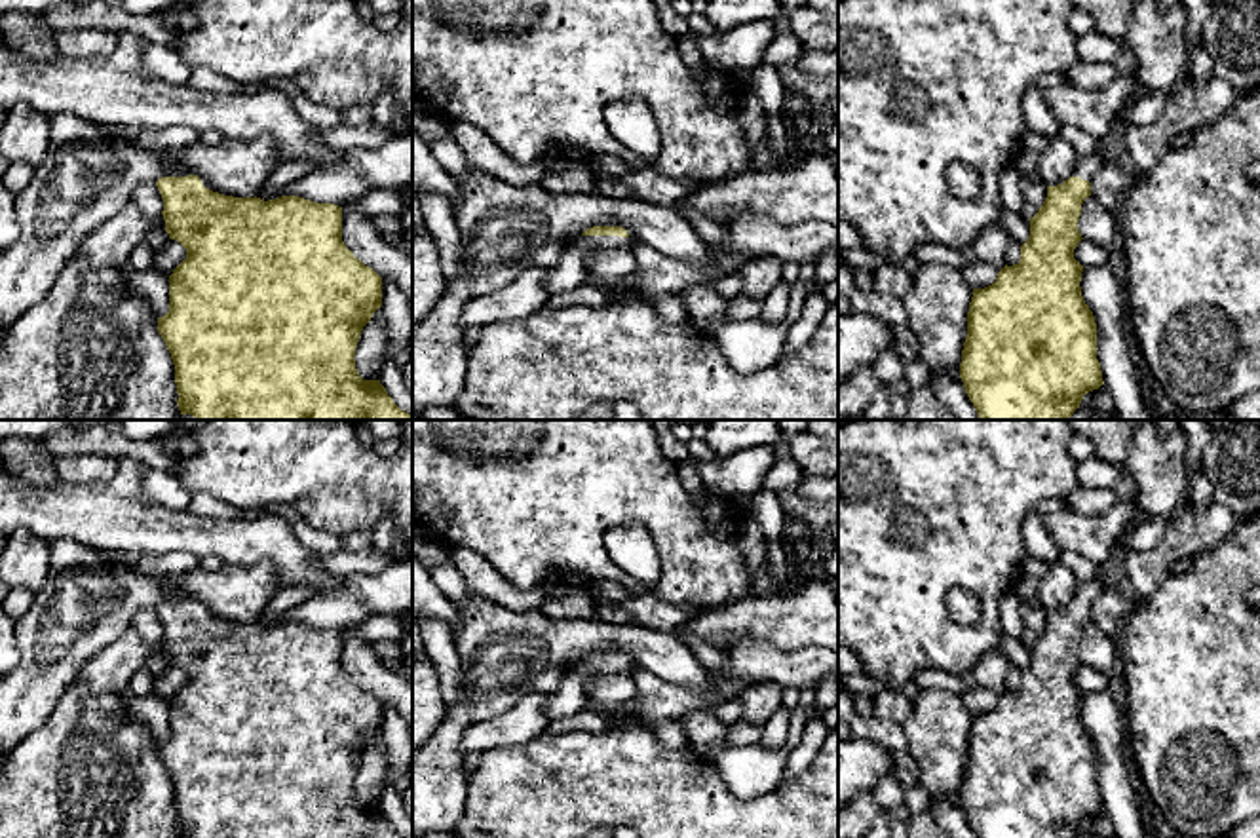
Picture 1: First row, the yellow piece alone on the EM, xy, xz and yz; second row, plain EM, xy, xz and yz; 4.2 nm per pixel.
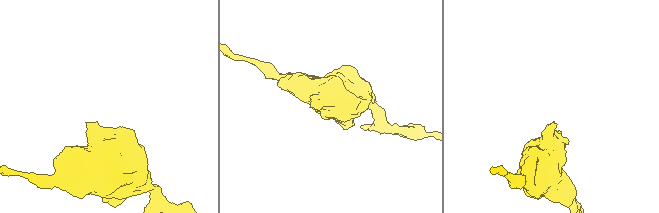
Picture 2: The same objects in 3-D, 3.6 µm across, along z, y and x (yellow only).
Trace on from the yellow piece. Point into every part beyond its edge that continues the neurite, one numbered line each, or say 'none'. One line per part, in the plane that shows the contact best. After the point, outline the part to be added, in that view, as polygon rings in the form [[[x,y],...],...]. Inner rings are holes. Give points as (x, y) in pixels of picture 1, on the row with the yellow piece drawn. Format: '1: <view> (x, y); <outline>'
1: xz (569, 270); [[[580,236],[566,243],[555,268],[547,270],[547,291],[551,295],[564,293],[574,285],[583,285],[591,277],[583,268],[587,255],[629,247],[629,238],[620,236]]]

